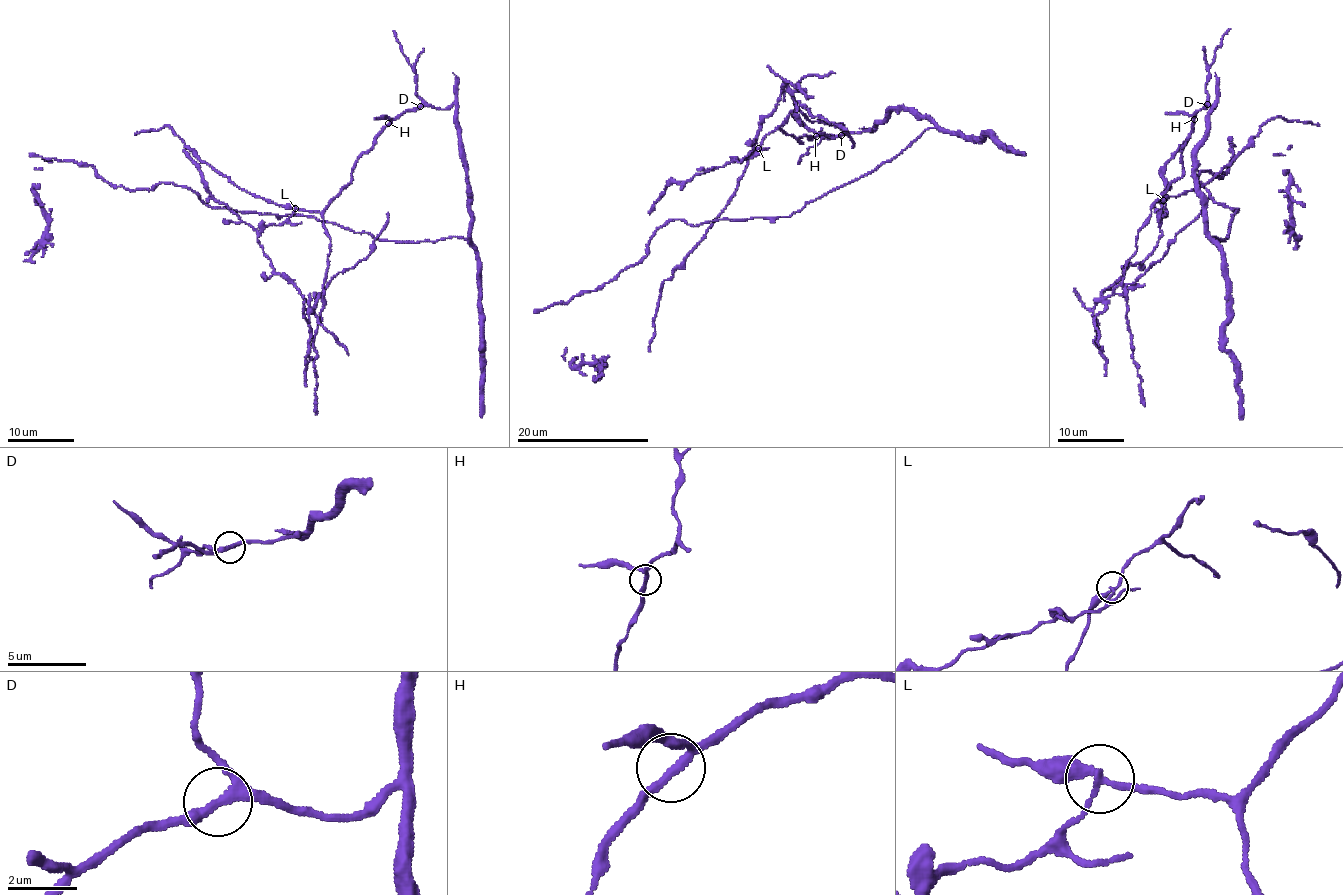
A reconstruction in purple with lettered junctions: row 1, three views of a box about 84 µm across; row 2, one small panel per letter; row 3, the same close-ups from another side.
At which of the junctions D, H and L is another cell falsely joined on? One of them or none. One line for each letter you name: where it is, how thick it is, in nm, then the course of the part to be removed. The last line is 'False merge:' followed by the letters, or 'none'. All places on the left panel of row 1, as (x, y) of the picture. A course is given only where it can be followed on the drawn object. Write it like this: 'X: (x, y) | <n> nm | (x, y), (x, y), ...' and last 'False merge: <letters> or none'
L: (295, 208) | 200 nm | (295, 209), (257, 238), (276, 274), (311, 307), (333, 277), (364, 260), (388, 212)
False merge: L

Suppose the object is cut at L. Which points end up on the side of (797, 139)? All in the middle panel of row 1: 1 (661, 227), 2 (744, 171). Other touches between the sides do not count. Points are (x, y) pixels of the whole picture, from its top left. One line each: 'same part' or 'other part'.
1: same part
2: same part

